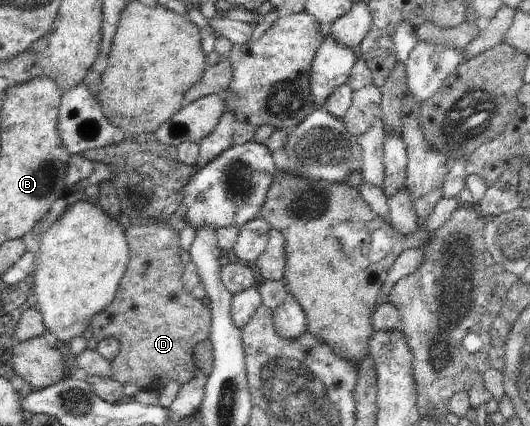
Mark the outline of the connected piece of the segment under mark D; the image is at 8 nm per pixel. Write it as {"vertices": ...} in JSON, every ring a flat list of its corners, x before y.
{"vertices":[[152,222,150,224,129,223,125,230,129,247,127,270,120,280,114,301,96,314,90,322,95,342,106,338,117,339,121,343,120,353,111,361,111,374,114,381,126,386,138,386,141,390,150,389,158,379,170,375,170,381,185,384,198,375,193,349,200,342,210,337,211,309,195,298,182,284,182,262,180,234,171,227,170,222]]}

